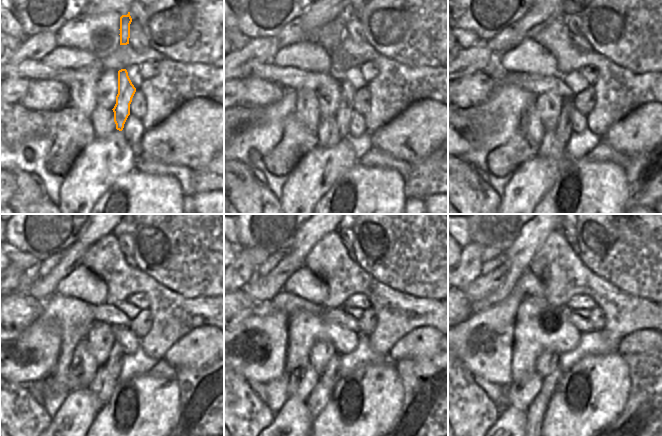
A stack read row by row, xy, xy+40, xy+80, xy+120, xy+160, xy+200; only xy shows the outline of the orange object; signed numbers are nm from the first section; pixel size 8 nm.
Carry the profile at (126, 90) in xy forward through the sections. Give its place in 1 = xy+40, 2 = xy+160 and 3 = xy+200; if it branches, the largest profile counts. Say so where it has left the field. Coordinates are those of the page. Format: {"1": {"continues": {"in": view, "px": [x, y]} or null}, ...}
{"1": {"continues": {"in": "xy+40", "px": [345, 108]}}, "2": {"continues": {"in": "xy+160", "px": [330, 375]}}, "3": {"continues": {"in": "xy+200", "px": [549, 383]}}}

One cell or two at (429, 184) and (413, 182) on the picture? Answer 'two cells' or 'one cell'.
one cell

